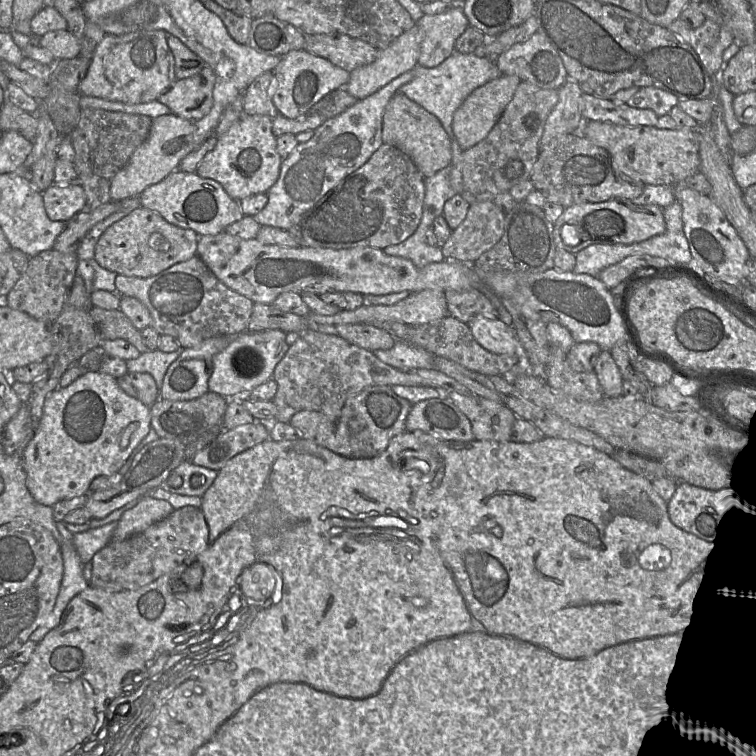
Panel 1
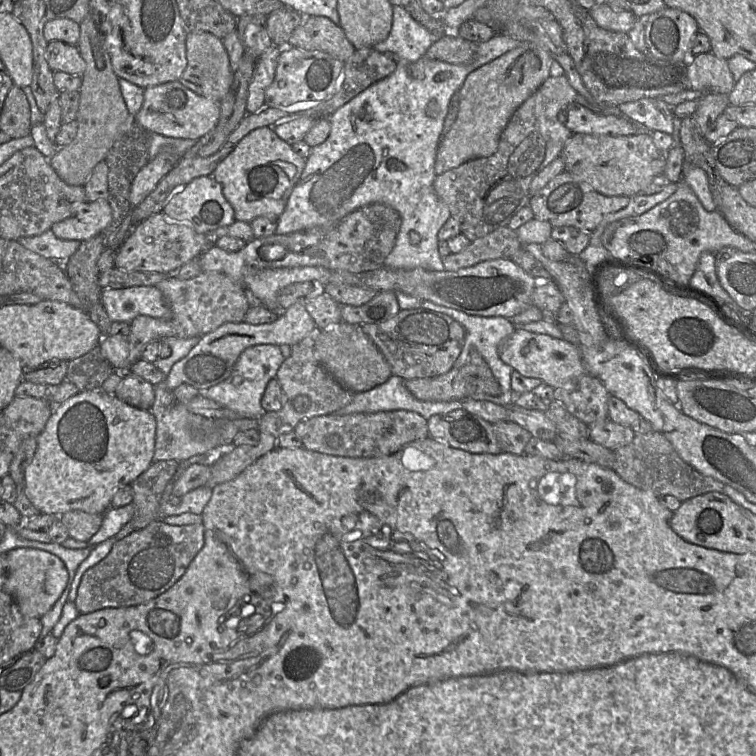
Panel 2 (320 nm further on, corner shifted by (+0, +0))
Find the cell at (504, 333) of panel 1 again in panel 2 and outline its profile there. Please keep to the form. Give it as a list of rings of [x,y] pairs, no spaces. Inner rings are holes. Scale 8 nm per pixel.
[[[515,330],[514,333],[500,345],[501,360],[511,366],[524,377],[540,379],[543,384],[556,389],[585,374],[585,367],[579,349],[565,341],[544,334]]]

